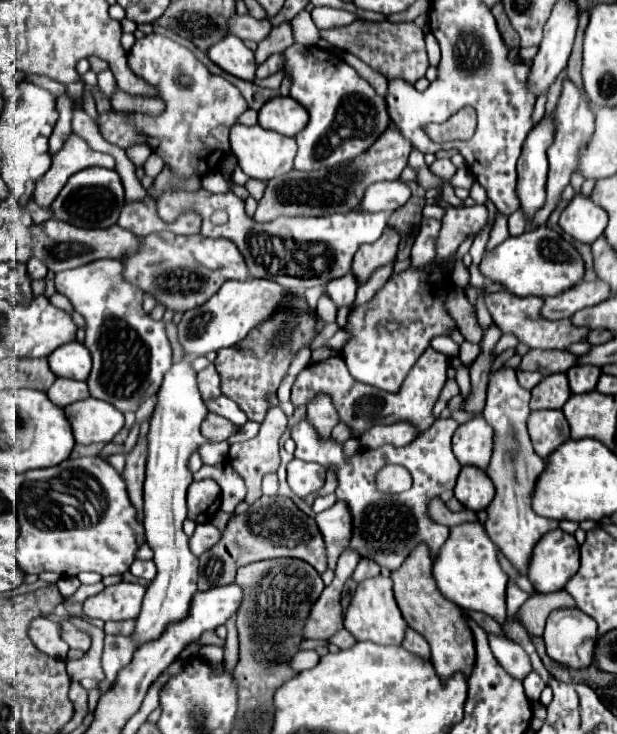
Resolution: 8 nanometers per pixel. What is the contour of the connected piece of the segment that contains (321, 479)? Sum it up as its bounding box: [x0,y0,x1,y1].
[288,458,326,498]

